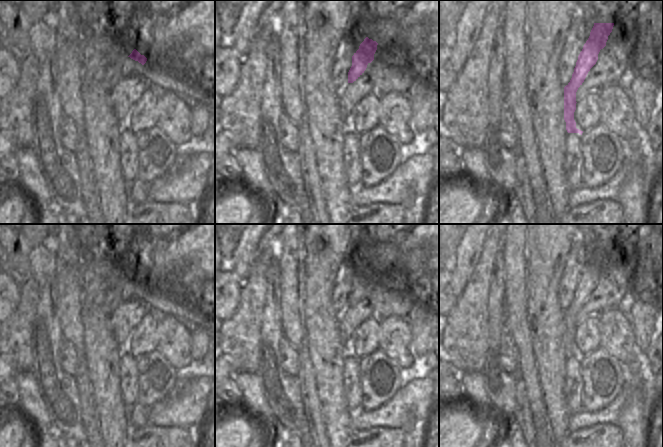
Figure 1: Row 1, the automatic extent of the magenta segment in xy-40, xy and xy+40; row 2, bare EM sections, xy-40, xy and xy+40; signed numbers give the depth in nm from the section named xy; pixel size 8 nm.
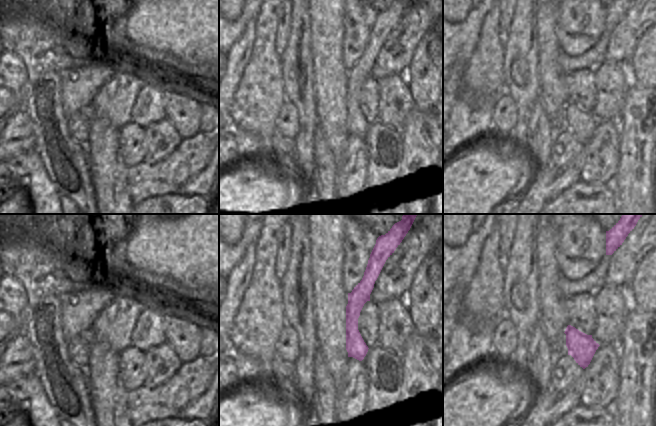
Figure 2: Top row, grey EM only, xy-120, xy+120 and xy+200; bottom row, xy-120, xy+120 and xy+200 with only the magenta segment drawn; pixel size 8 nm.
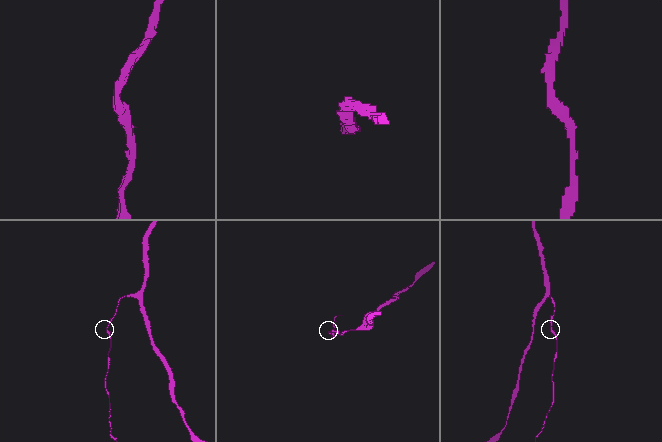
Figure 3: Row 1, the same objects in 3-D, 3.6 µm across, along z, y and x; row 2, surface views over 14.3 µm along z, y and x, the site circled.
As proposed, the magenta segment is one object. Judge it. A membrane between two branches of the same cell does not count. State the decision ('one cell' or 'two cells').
one cell

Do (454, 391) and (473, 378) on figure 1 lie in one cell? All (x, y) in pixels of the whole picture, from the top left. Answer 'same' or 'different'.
different

